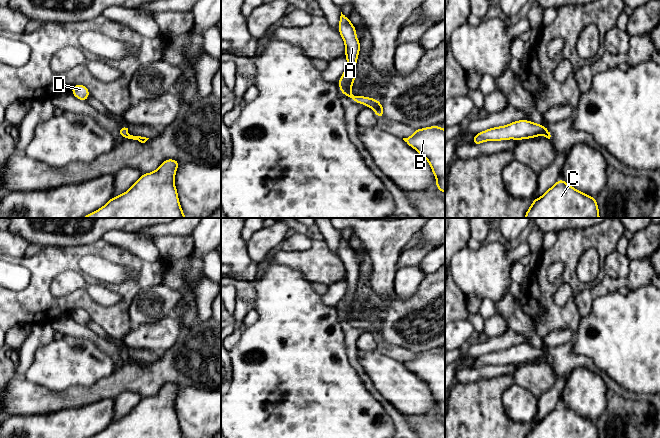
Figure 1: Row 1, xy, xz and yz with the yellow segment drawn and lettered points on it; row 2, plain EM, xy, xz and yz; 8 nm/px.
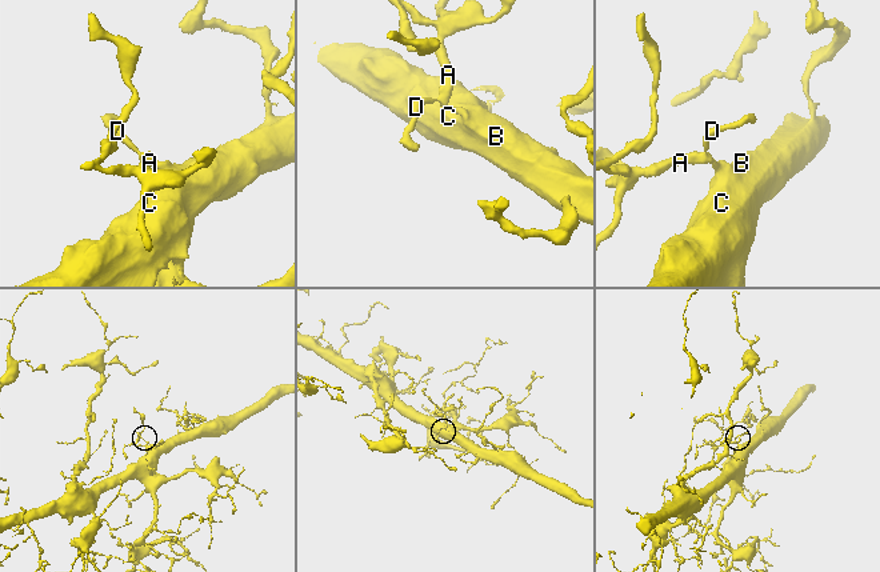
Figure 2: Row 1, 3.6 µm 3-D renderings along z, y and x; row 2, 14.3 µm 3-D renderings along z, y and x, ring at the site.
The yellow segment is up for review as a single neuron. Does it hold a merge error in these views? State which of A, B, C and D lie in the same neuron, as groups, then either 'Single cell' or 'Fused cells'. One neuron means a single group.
Groups: A B C D. Single cell

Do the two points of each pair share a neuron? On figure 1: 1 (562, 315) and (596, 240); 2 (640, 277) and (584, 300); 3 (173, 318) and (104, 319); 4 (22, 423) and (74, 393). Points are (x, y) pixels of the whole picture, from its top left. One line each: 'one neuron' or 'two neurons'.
1: one neuron
2: one neuron
3: two neurons
4: two neurons

